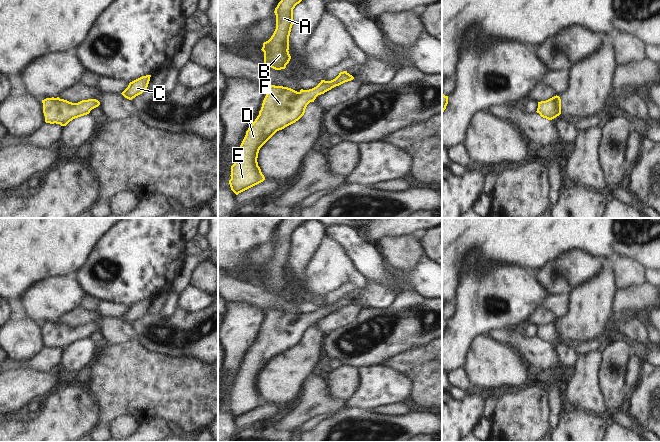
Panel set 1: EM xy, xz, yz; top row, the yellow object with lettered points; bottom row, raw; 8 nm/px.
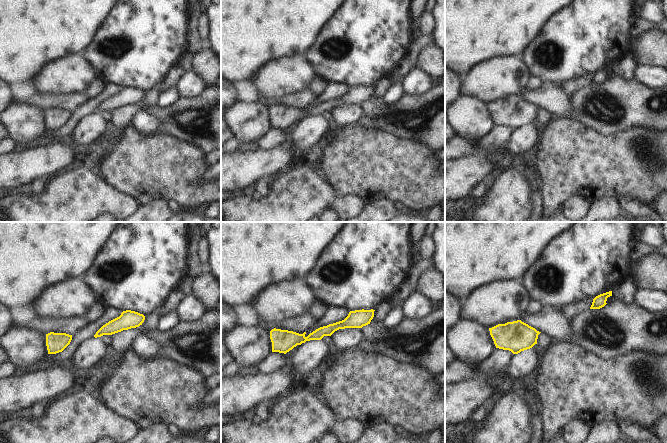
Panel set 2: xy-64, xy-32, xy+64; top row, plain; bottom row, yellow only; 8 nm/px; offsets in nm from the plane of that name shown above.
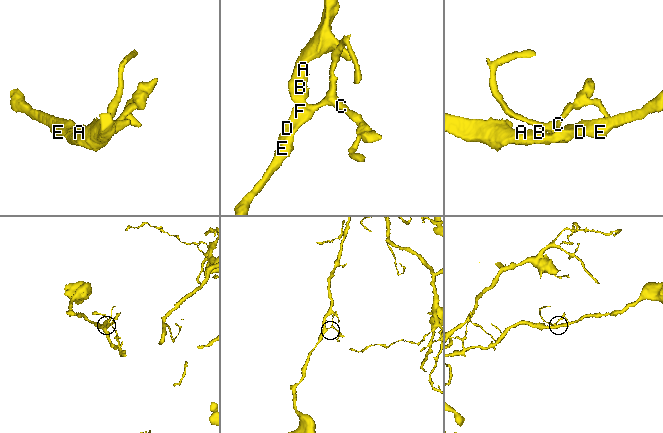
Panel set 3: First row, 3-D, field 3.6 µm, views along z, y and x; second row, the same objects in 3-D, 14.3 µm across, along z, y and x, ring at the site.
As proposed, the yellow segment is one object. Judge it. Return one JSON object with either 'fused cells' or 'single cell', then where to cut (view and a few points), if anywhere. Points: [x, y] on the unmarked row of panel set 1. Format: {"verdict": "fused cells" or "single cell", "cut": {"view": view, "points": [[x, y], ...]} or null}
{"verdict": "single cell", "cut": null}

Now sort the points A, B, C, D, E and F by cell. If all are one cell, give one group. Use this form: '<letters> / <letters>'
A B C D E F

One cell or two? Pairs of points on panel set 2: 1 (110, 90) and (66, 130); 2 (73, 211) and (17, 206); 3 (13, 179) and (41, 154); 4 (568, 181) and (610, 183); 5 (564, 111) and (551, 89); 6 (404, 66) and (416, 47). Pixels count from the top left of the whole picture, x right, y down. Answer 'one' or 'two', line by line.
1: one
2: one
3: one
4: one
5: one
6: one

